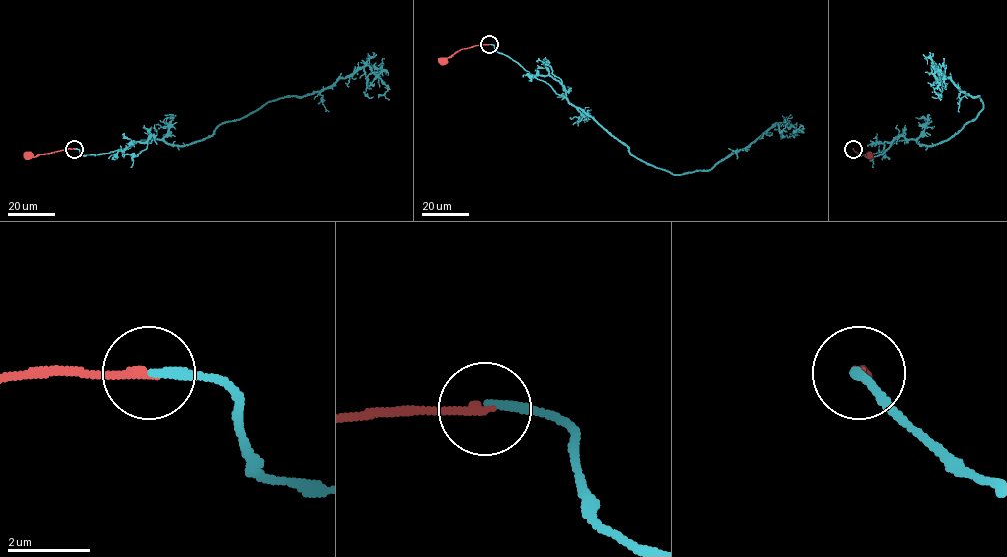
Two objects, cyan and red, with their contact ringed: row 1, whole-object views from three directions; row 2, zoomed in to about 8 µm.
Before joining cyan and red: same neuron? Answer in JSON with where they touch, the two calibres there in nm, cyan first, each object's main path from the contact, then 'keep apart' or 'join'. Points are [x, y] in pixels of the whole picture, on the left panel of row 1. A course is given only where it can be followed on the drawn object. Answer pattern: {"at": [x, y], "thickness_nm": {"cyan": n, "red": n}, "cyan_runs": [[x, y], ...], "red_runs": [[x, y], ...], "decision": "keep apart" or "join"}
{"at": [74, 149], "thickness_nm": {"cyan": 220, "red": 190}, "cyan_runs": [[74, 149], [99, 155], [142, 139], [188, 145], [268, 102], [330, 87], [367, 65], [389, 99]], "red_runs": [[74, 149], [33, 156], [24, 154]], "decision": "keep apart"}

